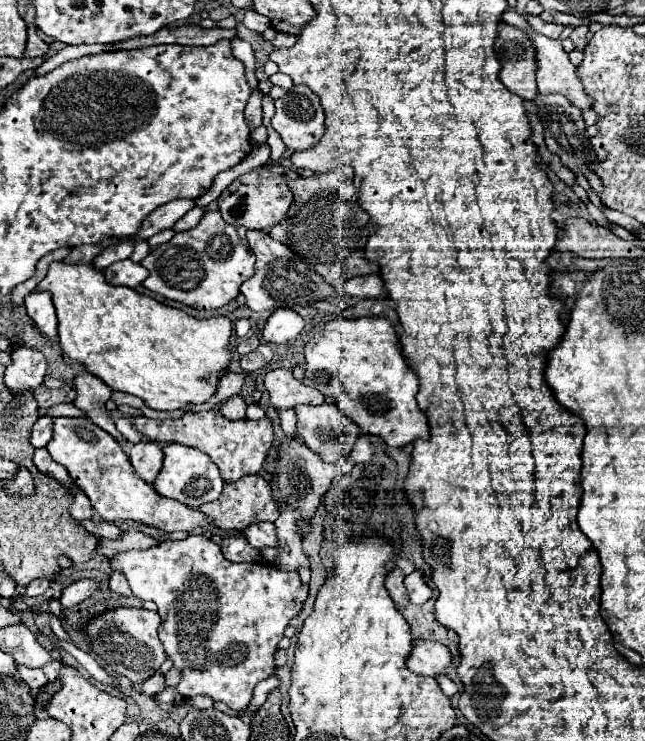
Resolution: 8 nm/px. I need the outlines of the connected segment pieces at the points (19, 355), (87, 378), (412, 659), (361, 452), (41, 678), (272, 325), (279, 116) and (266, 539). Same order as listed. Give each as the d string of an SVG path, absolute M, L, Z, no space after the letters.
M11 339L11 345L11 365L5 371L5 385L11 391L37 389L43 383L47 359L41 351L35 351L17 339Z
M83 371L79 377L75 377L75 387L77 387L75 407L79 407L87 419L91 419L103 431L107 431L123 447L125 437L115 429L115 423L105 409L105 403L111 397L111 389L101 379L97 379L95 375L91 375L87 371Z
M417 639L405 665L415 673L435 677L439 673L447 673L447 667L451 665L451 653L443 643Z
M359 437L359 441L353 445L353 451L349 451L349 453L351 455L349 455L347 461L351 461L351 463L367 463L373 457L373 445L369 441L365 441L363 437Z
M17 665L15 677L19 681L23 681L29 689L39 689L39 687L43 687L47 683L47 677L43 675L41 669L29 669L29 667L23 667L23 665Z
M275 309L267 319L261 337L267 343L287 343L295 339L305 327L305 321L291 309Z
M293 85L275 101L271 127L281 135L289 151L313 147L323 137L325 113L319 97L307 85Z
M253 523L251 527L243 529L243 535L255 549L277 545L277 533L273 523Z

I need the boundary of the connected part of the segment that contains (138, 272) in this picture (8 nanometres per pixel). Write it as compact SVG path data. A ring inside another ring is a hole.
M127 259L127 261L113 263L111 267L107 267L103 271L103 275L105 275L109 285L123 285L123 287L135 289L145 281L145 275L149 275L149 273L139 263Z

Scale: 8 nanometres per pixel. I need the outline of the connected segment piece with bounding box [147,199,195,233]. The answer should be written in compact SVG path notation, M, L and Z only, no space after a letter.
M175 199L165 207L157 207L147 219L155 219L155 233L161 233L165 229L171 229L193 207L195 207L195 201L191 199L181 199L181 201Z

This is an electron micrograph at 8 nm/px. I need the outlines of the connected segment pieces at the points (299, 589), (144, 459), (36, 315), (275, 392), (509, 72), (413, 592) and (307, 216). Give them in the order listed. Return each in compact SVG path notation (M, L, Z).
M189 535L185 541L161 541L159 545L151 547L151 549L145 549L145 551L127 551L127 553L119 553L115 555L113 559L109 559L109 567L113 571L119 571L125 575L131 591L135 597L139 599L147 599L147 601L153 601L157 605L157 613L161 615L161 627L159 627L159 639L165 647L165 653L167 657L173 661L173 665L181 671L181 681L175 689L165 689L163 693L159 693L159 701L161 703L167 703L167 705L173 705L175 699L179 697L195 697L195 695L209 695L213 701L219 701L219 703L225 703L229 709L233 711L241 711L249 705L251 697L253 697L253 687L275 675L275 663L273 663L273 655L277 651L277 643L283 639L283 631L287 629L289 621L301 613L303 609L303 603L307 599L307 591L309 591L309 585L303 585L301 579L299 579L299 573L297 571L281 571L279 567L275 565L261 565L261 563L231 563L223 557L219 545L203 535Z
M141 441L131 447L129 459L135 473L143 481L153 483L153 479L159 475L163 465L163 451L161 451L161 445L155 441Z
M31 291L25 297L27 315L33 319L37 329L47 335L49 339L57 339L57 317L53 313L53 301L49 291Z
M273 369L263 379L275 409L293 409L297 405L321 405L325 397L291 375L291 369Z
M501 23L493 49L501 63L501 83L511 93L527 101L533 99L533 95L537 95L537 83L533 79L533 45L529 39L515 27Z
M413 571L411 575L405 577L405 589L407 589L409 601L411 601L413 605L423 605L423 603L429 601L431 595L433 595L433 591L431 591L431 587L425 583L421 571Z
M351 167L299 177L289 183L289 189L293 193L293 205L289 207L285 219L269 231L275 241L285 243L291 251L301 255L311 271L317 271L325 283L337 289L357 275L379 273L379 265L367 261L363 255L369 237L369 215L357 207L359 203Z

